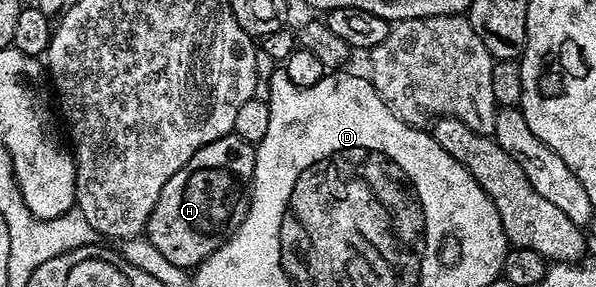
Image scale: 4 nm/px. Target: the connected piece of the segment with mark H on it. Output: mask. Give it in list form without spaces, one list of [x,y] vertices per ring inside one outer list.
[[[228,135],[208,142],[183,168],[176,170],[146,223],[145,237],[176,266],[193,270],[226,243],[228,233],[244,222],[250,205],[250,186],[254,183],[256,148],[244,138]]]

